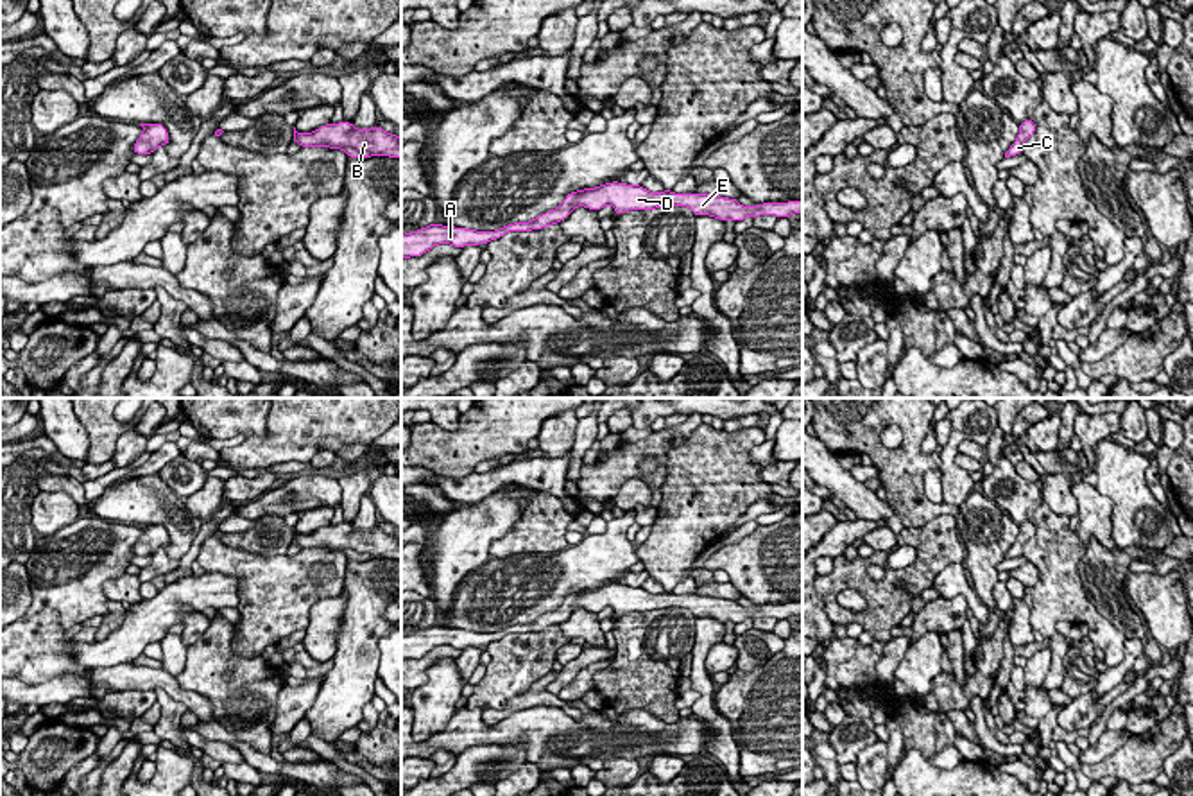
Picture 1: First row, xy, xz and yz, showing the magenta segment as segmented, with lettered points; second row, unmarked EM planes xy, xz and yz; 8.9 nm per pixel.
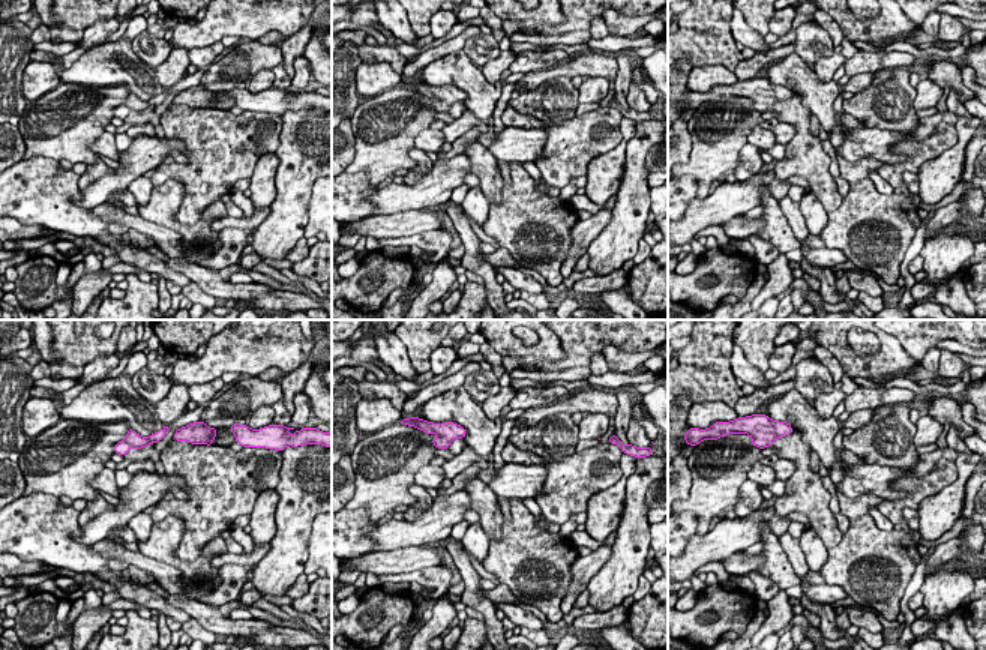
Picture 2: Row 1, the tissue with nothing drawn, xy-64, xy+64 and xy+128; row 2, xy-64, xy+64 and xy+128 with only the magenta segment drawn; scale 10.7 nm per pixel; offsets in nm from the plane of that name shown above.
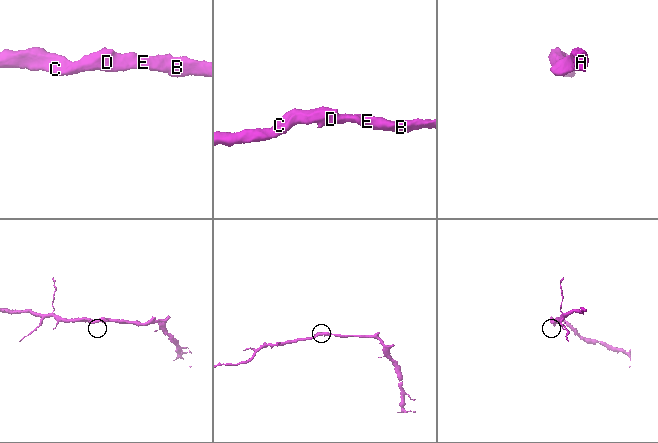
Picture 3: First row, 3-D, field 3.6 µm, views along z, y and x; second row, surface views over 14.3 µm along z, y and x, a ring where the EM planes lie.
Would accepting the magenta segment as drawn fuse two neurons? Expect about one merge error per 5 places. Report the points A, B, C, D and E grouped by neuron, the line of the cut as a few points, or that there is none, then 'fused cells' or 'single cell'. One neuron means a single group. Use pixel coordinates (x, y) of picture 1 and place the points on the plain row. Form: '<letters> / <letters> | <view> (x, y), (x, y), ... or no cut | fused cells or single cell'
A B C D E | no cut | single cell

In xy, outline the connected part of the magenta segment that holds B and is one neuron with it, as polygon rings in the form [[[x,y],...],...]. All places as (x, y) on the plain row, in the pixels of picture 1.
[[[353,523],[326,525],[305,536],[294,529],[292,543],[301,549],[340,550],[349,559],[389,558],[401,561],[401,538],[383,532],[378,525],[373,531],[356,531]]]

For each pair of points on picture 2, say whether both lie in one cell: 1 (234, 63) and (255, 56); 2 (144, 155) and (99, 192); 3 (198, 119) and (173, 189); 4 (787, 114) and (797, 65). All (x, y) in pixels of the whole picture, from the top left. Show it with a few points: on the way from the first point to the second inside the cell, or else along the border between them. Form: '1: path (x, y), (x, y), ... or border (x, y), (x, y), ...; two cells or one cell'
1: path (239, 59), (251, 56); one cell
2: path (134, 165), (110, 183); one cell
3: border (171, 177), (183, 185), (183, 201), (176, 216); two cells
4: border (790, 80), (800, 93), (800, 101), (812, 114); two cells

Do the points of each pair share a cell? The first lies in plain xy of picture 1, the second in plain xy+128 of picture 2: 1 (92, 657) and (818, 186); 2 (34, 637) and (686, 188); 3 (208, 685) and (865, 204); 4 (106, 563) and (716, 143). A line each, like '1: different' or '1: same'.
1: different
2: same
3: same
4: same

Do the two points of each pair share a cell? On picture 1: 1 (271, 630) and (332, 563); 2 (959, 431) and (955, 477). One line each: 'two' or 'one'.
1: one
2: one

